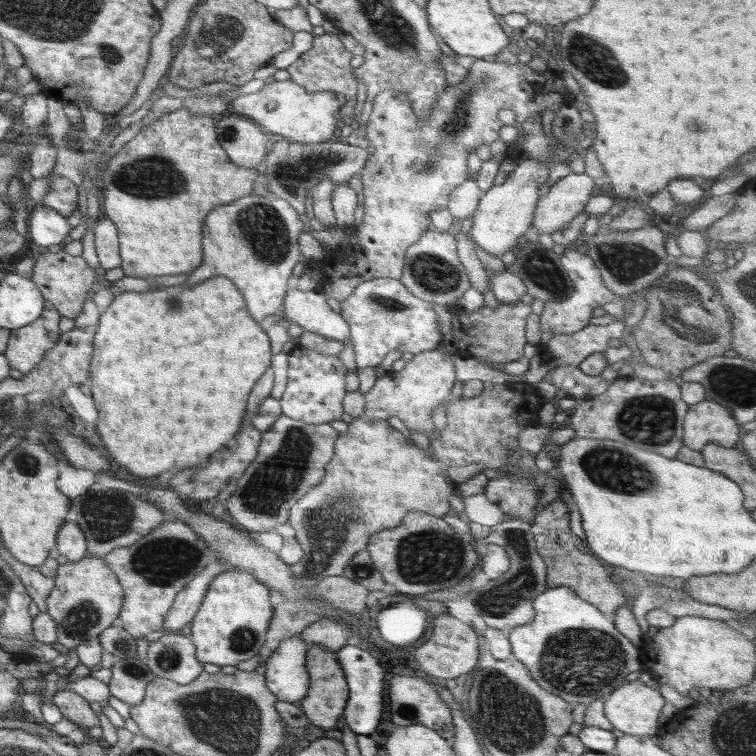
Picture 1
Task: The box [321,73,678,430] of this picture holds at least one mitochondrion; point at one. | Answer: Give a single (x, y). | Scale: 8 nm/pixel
(626, 263)

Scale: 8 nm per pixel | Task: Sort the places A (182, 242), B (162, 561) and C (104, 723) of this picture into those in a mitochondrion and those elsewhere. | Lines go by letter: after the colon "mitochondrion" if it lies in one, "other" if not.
A: other
B: mitochondrion
C: other

